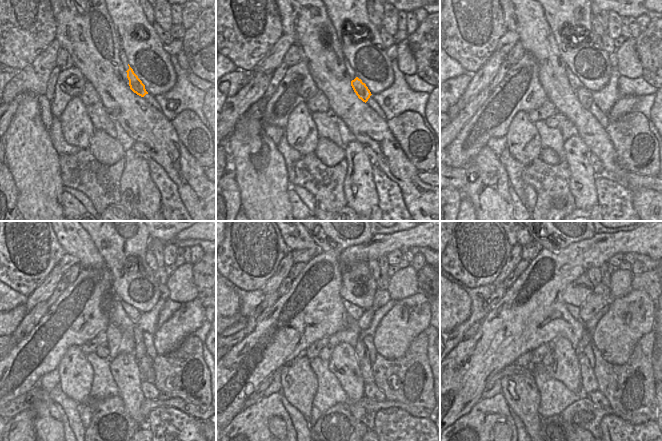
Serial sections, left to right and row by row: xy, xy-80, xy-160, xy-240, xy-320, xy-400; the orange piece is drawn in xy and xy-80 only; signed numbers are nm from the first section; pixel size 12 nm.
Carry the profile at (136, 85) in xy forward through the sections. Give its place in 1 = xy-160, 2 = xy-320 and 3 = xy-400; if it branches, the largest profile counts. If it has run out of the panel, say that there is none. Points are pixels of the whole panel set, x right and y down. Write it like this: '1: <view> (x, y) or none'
1: xy-160 (585, 96)
2: xy-320 (361, 351)
3: xy-400 (589, 382)

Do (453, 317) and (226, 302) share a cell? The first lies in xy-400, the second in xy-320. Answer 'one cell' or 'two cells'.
one cell

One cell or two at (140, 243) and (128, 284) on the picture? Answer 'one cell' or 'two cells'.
one cell

